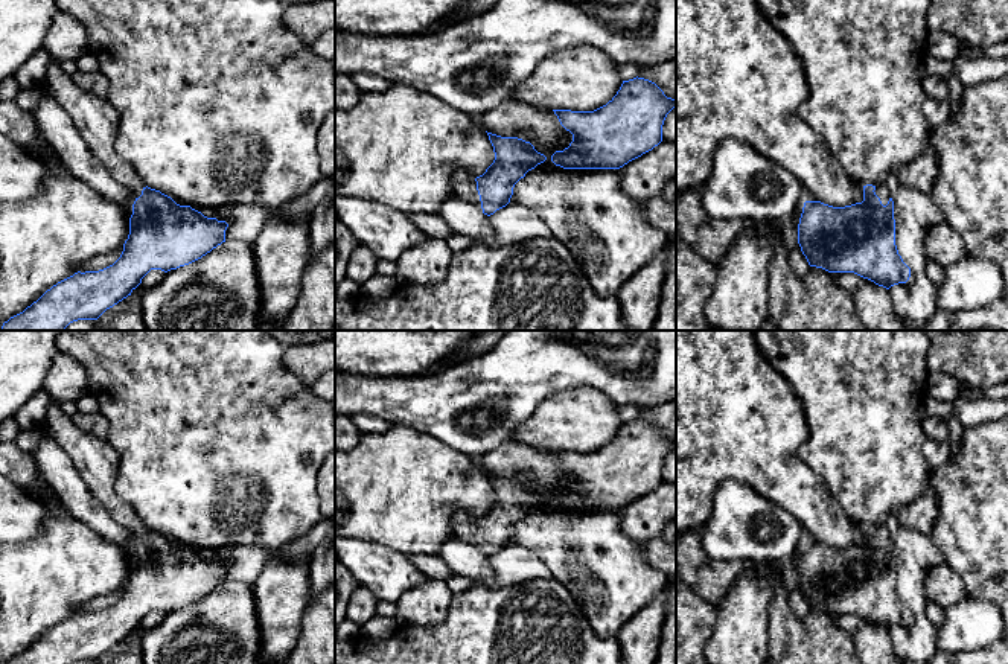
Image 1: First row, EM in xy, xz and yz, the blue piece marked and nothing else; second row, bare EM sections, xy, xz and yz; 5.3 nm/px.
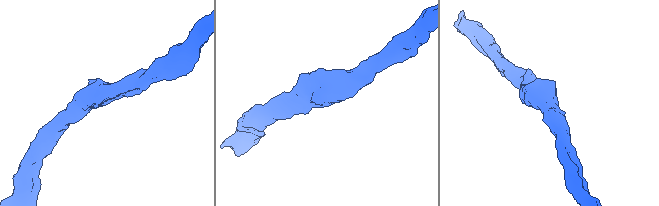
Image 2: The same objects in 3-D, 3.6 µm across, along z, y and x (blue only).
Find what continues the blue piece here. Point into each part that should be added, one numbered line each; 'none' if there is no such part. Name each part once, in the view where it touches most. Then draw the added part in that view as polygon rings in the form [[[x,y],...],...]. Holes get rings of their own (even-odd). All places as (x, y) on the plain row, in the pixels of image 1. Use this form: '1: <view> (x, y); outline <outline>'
1: xz (463, 523); outline [[[457,510],[451,518],[451,524],[452,524],[454,538],[463,539],[466,542],[477,545],[478,550],[483,553],[480,536],[477,532],[477,522],[471,512]]]

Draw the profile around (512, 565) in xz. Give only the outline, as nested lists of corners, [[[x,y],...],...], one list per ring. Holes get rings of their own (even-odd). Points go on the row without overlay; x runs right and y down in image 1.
[[[507,545],[489,557],[499,586],[513,586],[525,580],[553,579],[545,560],[531,550]]]

